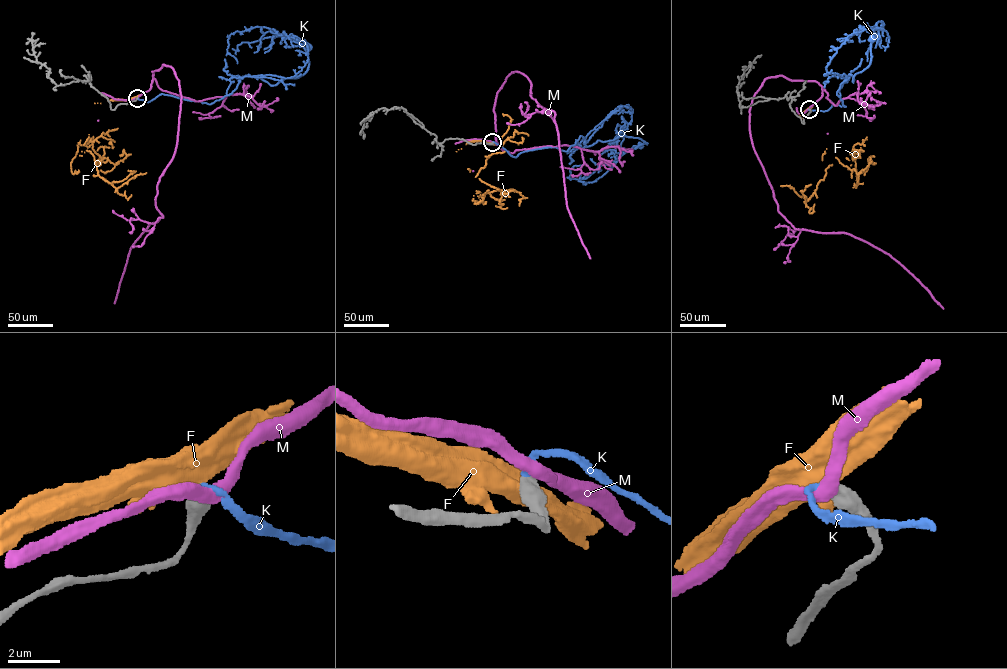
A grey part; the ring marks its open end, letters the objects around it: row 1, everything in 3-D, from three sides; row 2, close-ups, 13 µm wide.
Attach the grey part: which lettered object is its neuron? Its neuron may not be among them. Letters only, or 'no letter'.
K

